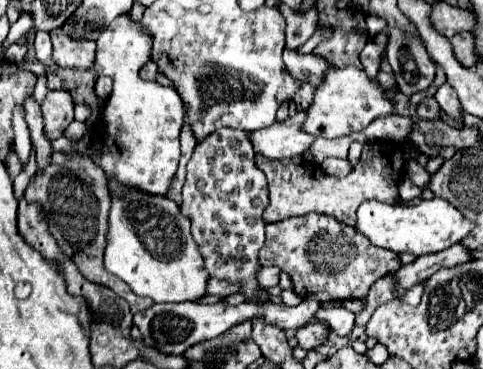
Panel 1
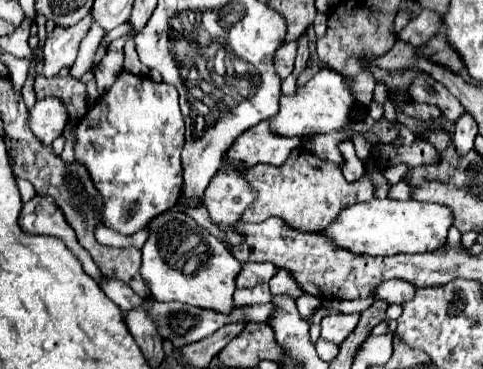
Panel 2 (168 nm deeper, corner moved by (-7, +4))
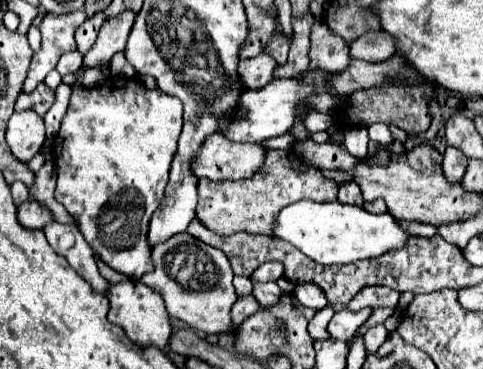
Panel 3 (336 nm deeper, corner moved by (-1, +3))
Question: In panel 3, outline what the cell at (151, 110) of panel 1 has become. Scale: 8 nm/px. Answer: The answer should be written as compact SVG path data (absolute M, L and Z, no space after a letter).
M83 71L76 73L67 113L61 121L59 133L53 141L53 163L57 167L55 201L61 203L73 217L83 239L95 251L95 255L109 263L121 275L139 281L145 273L153 271L151 245L147 241L149 219L163 199L163 191L169 181L169 167L177 153L177 141L183 127L181 101L161 93L149 91L143 83L123 79L111 91L82 91Z

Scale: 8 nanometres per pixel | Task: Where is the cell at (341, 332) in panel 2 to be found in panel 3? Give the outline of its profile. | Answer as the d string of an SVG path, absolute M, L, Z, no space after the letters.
M365 307L361 311L351 311L351 309L341 309L341 311L335 311L333 319L329 321L329 333L333 339L341 339L341 341L349 341L357 329L369 319L371 315L371 307Z

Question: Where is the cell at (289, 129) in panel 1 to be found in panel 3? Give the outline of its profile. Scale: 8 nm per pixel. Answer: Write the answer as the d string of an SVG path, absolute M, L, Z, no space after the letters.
M219 133L209 135L201 143L201 151L193 157L193 175L223 181L251 177L263 163L265 149L251 143L233 143Z

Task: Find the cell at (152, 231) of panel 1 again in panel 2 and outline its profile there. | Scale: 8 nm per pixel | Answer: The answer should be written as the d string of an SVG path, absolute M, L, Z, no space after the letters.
M171 208L155 216L149 224L149 238L141 248L141 276L147 282L153 298L159 302L185 302L199 308L211 308L223 314L233 310L235 276L241 270L241 262L227 250L227 246L215 236L207 234L185 212Z

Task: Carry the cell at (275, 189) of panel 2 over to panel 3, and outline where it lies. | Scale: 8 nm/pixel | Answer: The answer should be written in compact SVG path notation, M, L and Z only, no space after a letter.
M269 151L265 155L265 163L261 171L253 175L253 179L239 179L239 181L197 181L199 191L199 205L197 205L197 219L205 223L217 235L233 235L237 231L253 233L253 235L271 235L271 225L281 211L289 203L311 199L319 203L329 203L337 199L337 185L321 175L315 165L305 163L293 151Z

